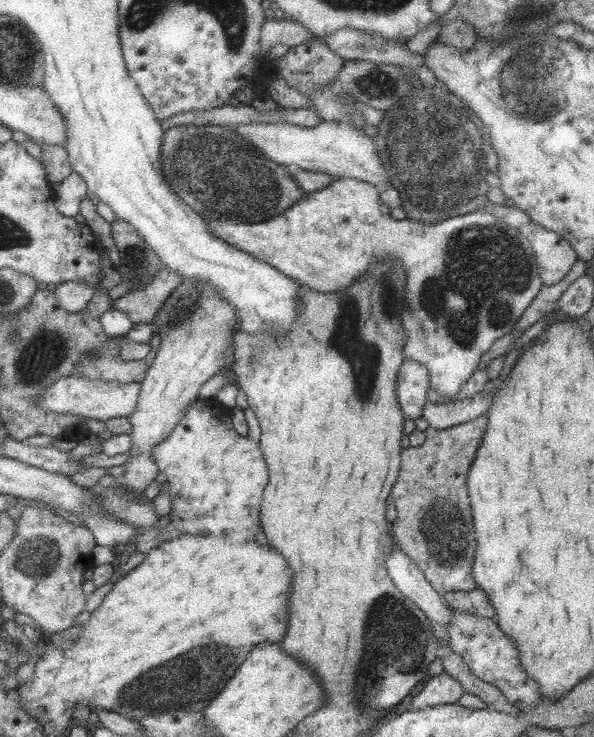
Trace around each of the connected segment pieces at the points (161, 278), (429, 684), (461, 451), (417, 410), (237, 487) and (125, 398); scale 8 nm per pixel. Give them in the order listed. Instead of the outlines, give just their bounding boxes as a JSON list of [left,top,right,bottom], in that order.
[[113,267,182,324],[412,671,464,710],[389,414,486,596],[396,362,430,420],[153,398,269,542],[38,375,141,420]]

